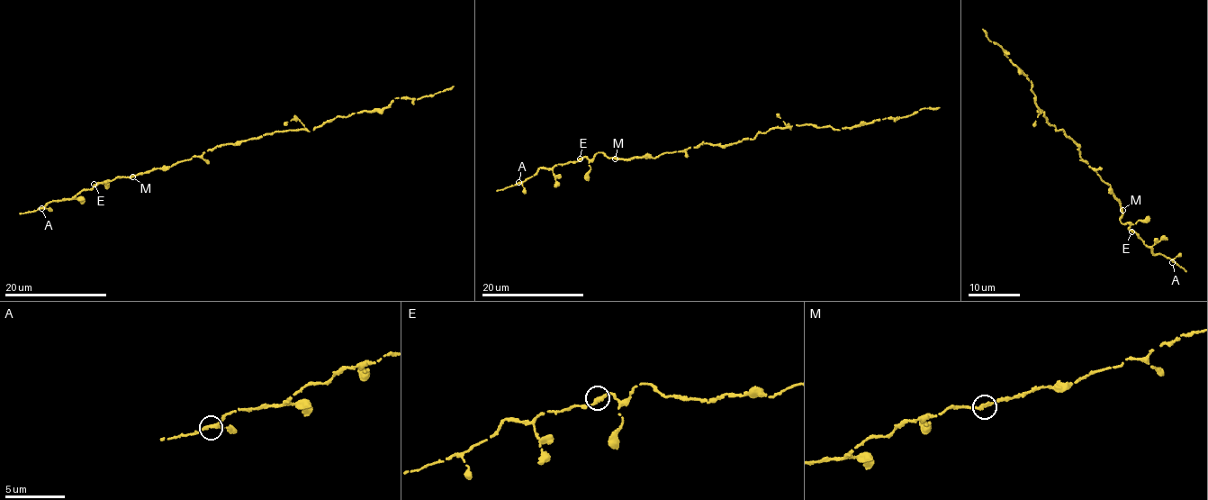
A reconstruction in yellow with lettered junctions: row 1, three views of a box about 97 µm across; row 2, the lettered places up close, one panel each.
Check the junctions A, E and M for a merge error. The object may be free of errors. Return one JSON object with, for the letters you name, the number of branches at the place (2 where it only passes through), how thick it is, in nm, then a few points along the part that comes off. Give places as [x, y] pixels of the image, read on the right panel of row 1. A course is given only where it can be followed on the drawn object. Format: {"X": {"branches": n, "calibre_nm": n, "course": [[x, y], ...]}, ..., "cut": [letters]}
{"cut": []}

